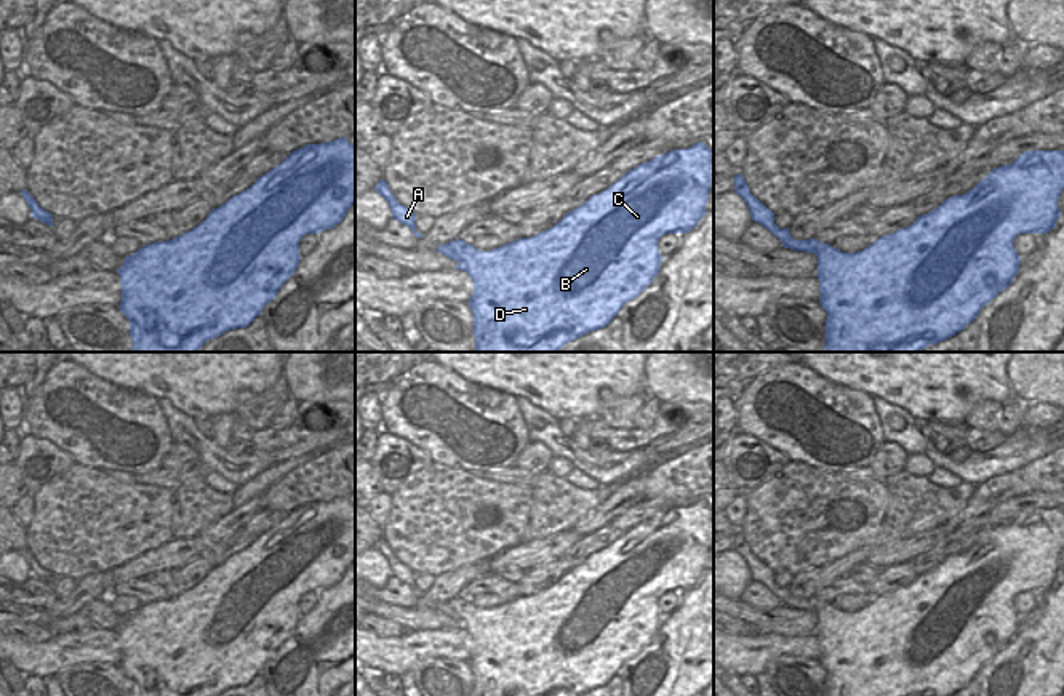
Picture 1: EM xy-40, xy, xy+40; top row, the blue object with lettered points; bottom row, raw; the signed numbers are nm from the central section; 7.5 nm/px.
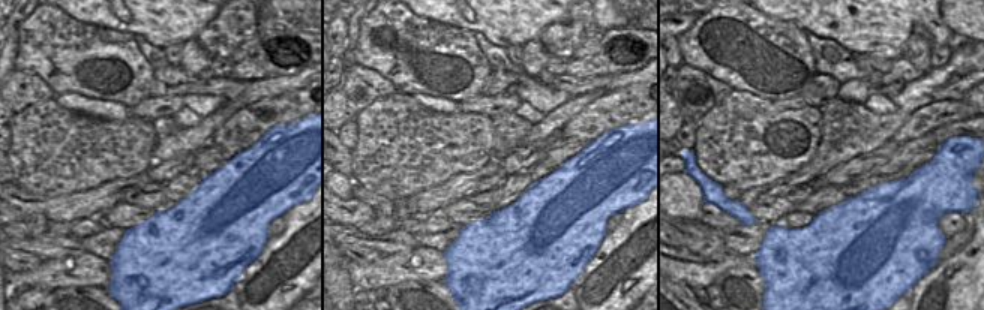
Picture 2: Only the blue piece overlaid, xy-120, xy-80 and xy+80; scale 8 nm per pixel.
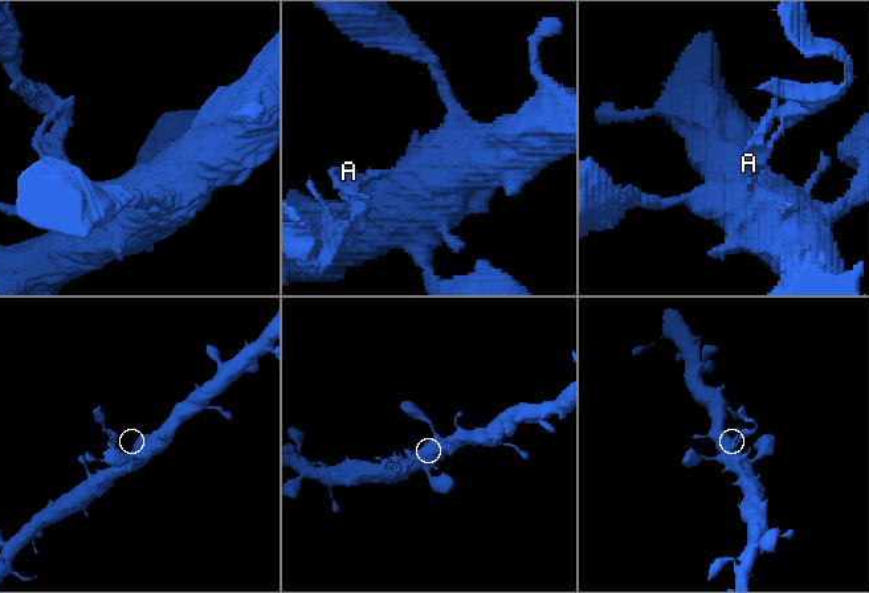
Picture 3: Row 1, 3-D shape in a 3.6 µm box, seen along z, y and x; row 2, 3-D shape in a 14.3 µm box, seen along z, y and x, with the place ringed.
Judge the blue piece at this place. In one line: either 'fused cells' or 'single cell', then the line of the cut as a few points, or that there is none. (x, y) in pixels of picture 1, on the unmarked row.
fused cells; cut xy (468, 604), (463, 607), (460, 620)

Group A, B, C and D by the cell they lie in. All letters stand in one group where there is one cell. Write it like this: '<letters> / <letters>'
A / B C D

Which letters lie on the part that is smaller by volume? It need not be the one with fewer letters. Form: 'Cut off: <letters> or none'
Cut off: A

